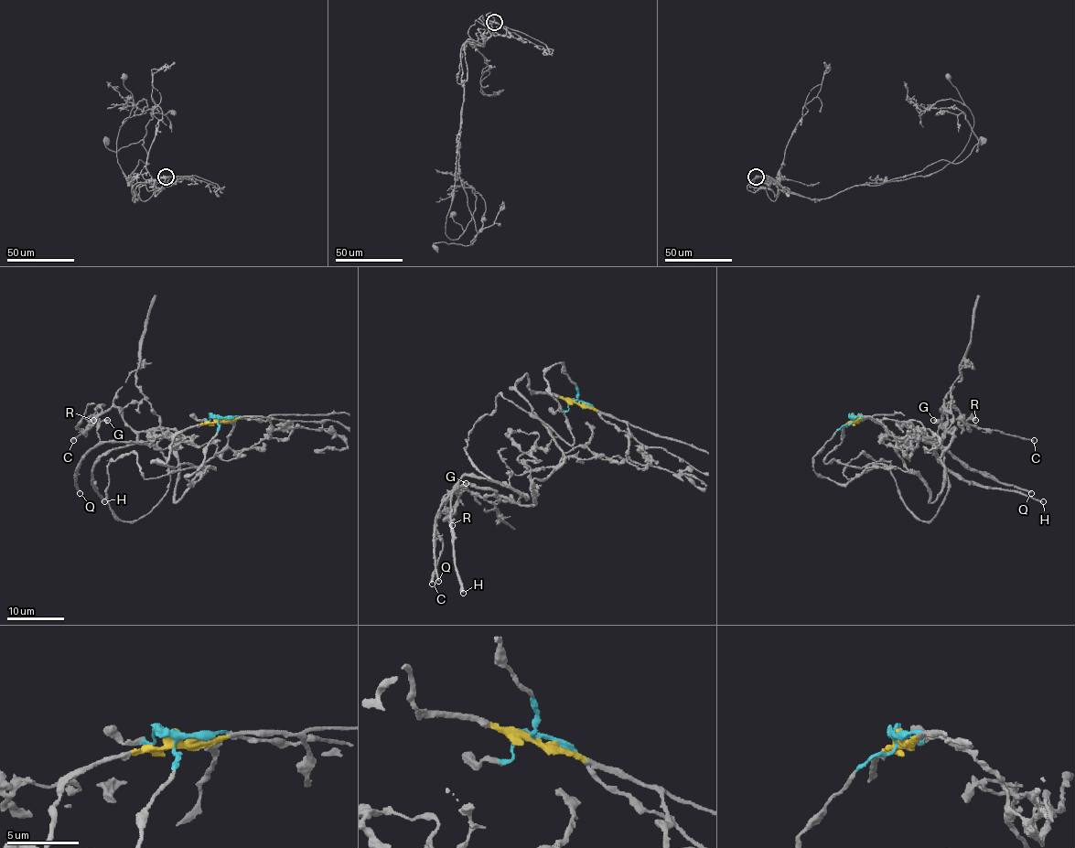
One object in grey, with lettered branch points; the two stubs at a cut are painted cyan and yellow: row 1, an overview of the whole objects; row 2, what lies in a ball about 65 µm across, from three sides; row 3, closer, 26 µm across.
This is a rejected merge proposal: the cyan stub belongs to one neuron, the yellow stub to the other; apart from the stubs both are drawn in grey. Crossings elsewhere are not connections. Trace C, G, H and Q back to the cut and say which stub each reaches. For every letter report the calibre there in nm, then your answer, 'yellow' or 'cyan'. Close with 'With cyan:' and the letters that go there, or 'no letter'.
C: calibre 240 nm; cyan
G: calibre 550 nm; cyan
H: calibre 360 nm; yellow
Q: calibre 280 nm; cyan
With cyan: C, G, Q

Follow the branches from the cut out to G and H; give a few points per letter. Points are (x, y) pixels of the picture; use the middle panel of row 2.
G: (578, 402), (554, 364), (544, 373), (567, 445), (500, 393), (465, 452), (529, 497), (467, 483)
H: (578, 402), (516, 383), (563, 460), (534, 478), (533, 504), (467, 484), (452, 494), (464, 592)

